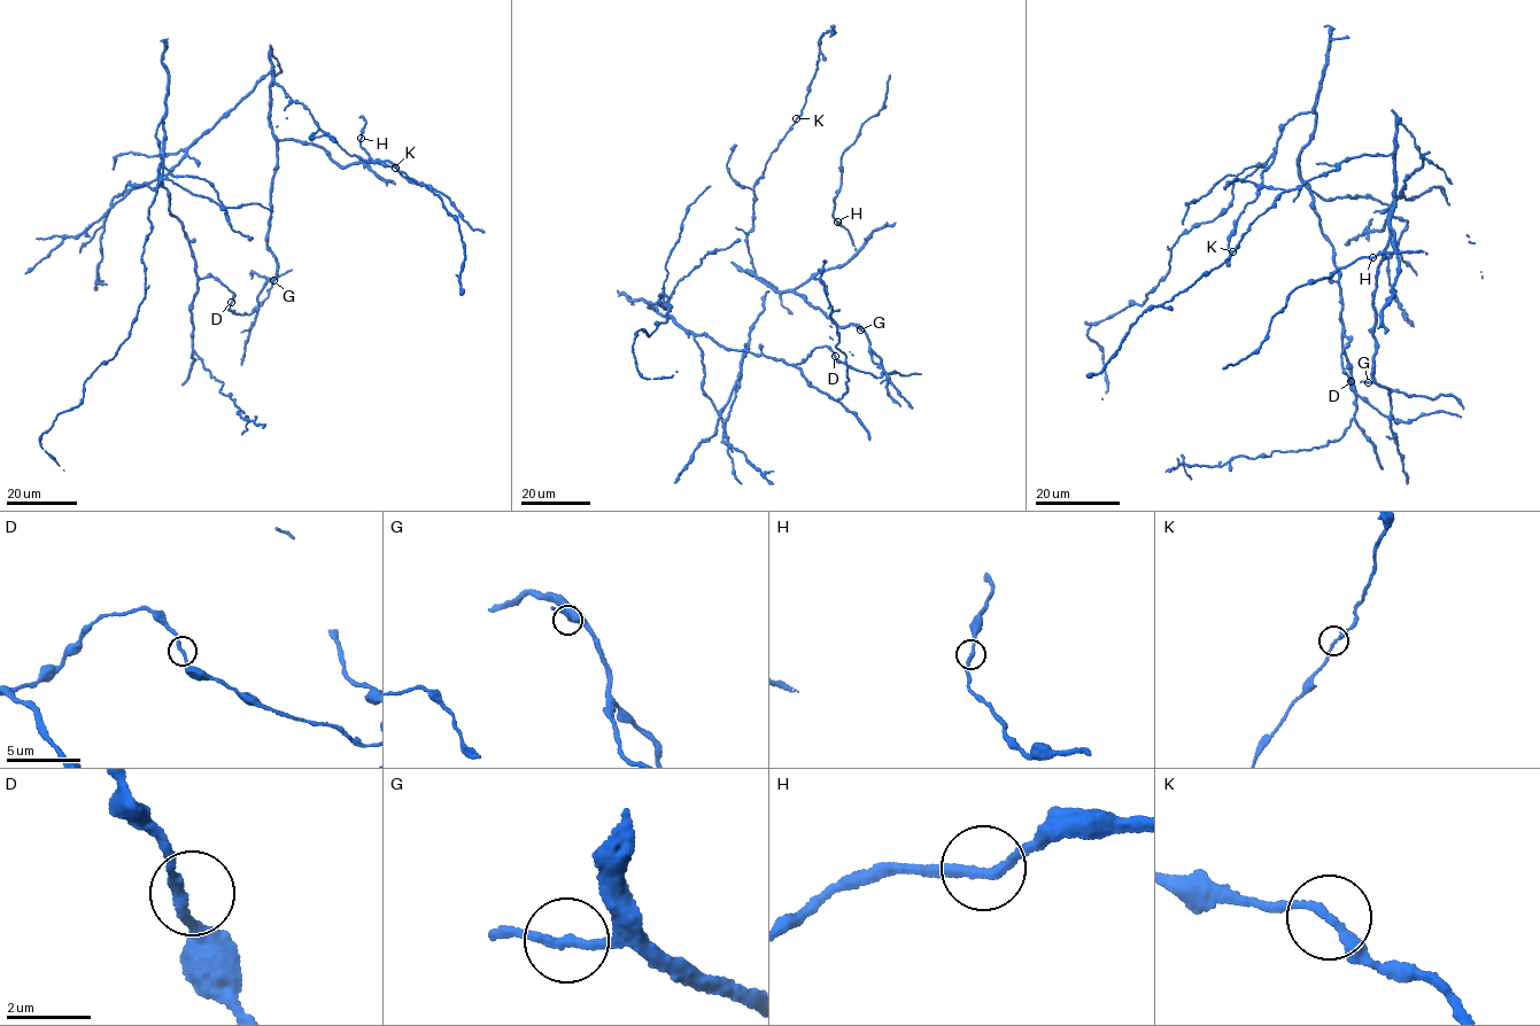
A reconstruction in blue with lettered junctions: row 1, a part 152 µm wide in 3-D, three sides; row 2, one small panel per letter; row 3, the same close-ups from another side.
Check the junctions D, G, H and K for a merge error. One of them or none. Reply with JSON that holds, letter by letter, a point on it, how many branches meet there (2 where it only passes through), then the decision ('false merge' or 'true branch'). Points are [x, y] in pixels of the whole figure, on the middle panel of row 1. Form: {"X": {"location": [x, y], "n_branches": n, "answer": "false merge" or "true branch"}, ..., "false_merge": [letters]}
{"D": {"location": [835, 356], "n_branches": 2, "answer": "true branch"}, "G": {"location": [860, 329], "n_branches": 2, "answer": "true branch"}, "H": {"location": [837, 222], "n_branches": 2, "answer": "true branch"}, "K": {"location": [796, 118], "n_branches": 2, "answer": "true branch"}, "false_merge": []}

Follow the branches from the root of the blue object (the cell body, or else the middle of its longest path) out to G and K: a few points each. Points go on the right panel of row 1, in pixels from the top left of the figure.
G: (1349, 380), (1355, 394), (1397, 422), (1392, 419), (1390, 391), (1368, 382)
K: (1349, 380), (1397, 422), (1374, 375), (1394, 156), (1341, 161), (1278, 194), (1232, 251)

